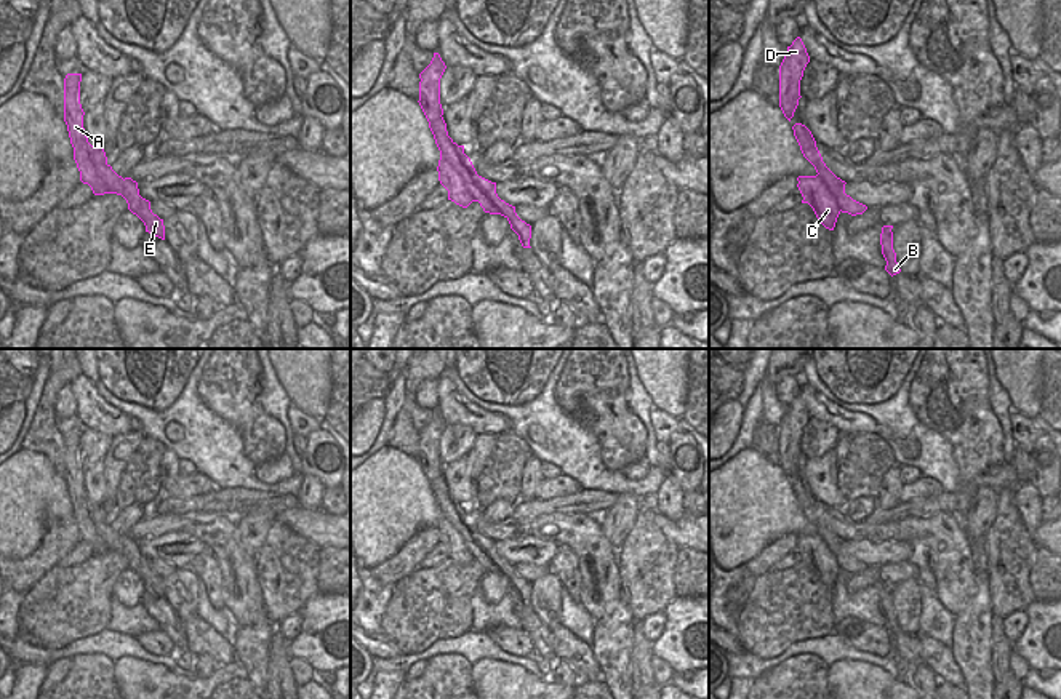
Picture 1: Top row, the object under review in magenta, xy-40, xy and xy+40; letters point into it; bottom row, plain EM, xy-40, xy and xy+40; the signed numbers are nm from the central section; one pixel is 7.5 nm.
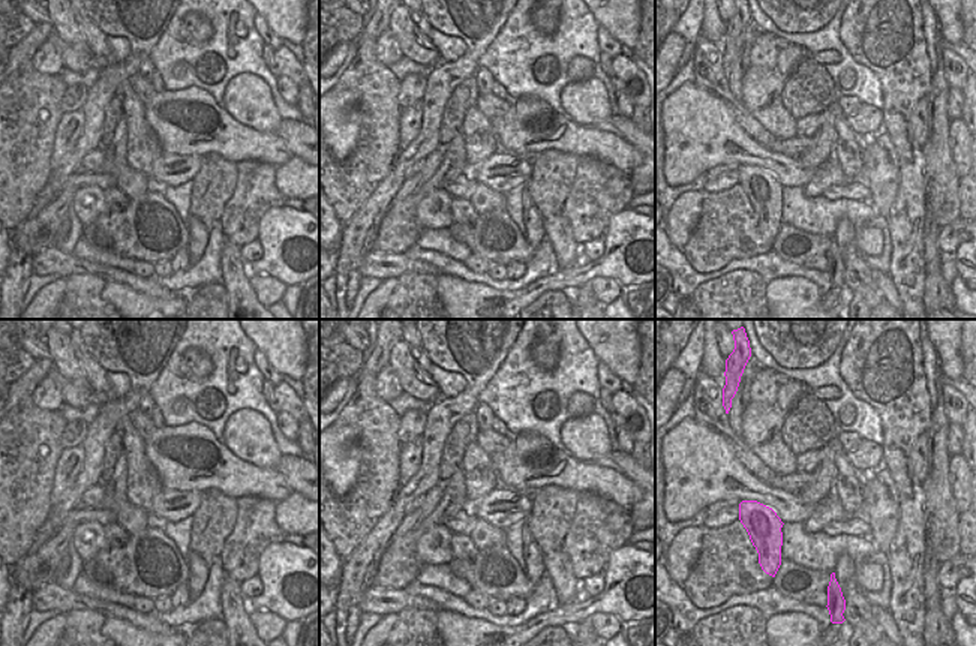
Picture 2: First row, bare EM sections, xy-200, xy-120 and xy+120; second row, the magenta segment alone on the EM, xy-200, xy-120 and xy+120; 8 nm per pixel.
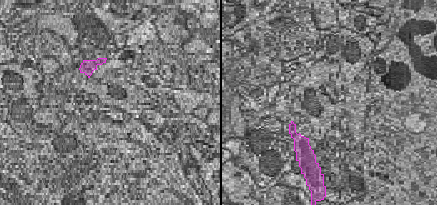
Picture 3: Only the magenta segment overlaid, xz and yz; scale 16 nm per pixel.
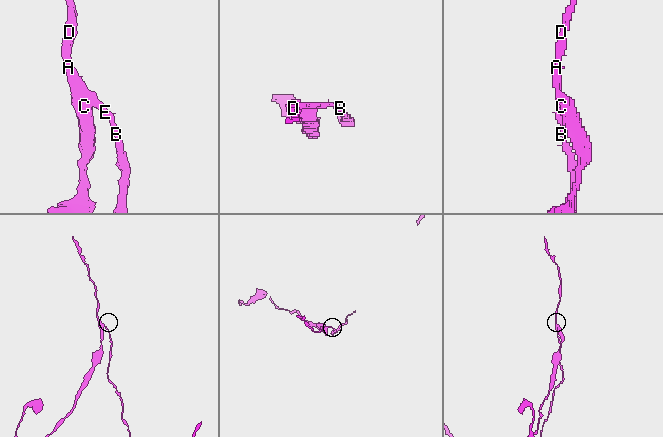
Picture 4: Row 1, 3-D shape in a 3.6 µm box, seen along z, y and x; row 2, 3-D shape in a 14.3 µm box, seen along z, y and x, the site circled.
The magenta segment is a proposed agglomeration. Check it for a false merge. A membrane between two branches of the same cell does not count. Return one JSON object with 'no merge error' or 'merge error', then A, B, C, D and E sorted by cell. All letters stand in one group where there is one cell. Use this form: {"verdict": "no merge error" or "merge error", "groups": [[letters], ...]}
{"verdict": "merge error", "groups": [["A", "C", "D"], ["B", "E"]]}

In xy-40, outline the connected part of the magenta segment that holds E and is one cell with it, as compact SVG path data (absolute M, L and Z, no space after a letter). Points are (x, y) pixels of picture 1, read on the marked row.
M125 178L115 194L126 200L128 210L144 222L146 232L165 240L163 219L154 214L150 210L150 202L139 195L136 181Z

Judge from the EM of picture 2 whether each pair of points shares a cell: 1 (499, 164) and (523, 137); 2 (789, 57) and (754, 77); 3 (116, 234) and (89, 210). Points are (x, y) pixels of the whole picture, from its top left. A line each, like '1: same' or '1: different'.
1: different
2: different
3: different

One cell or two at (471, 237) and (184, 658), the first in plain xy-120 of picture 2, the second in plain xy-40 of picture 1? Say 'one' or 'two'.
two

